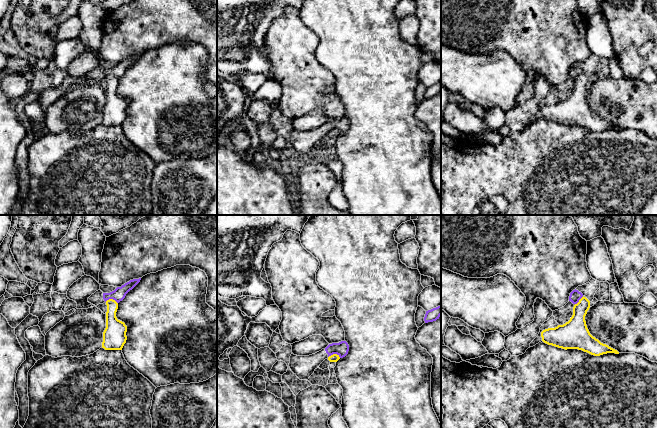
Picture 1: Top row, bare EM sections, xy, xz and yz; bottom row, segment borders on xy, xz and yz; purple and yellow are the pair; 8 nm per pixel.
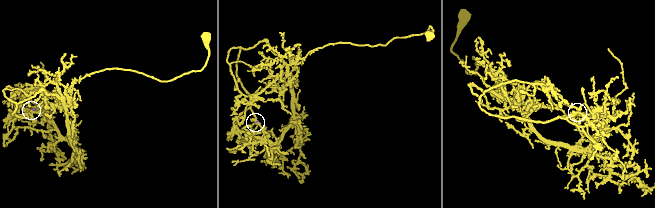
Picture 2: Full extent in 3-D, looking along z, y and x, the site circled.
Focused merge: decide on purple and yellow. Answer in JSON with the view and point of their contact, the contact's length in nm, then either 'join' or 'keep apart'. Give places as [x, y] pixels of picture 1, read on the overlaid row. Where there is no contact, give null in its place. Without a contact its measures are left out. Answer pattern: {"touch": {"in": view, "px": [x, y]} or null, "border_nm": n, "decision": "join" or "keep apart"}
{"touch": {"in": "xz", "px": [334, 353]}, "border_nm": 100, "decision": "keep apart"}

